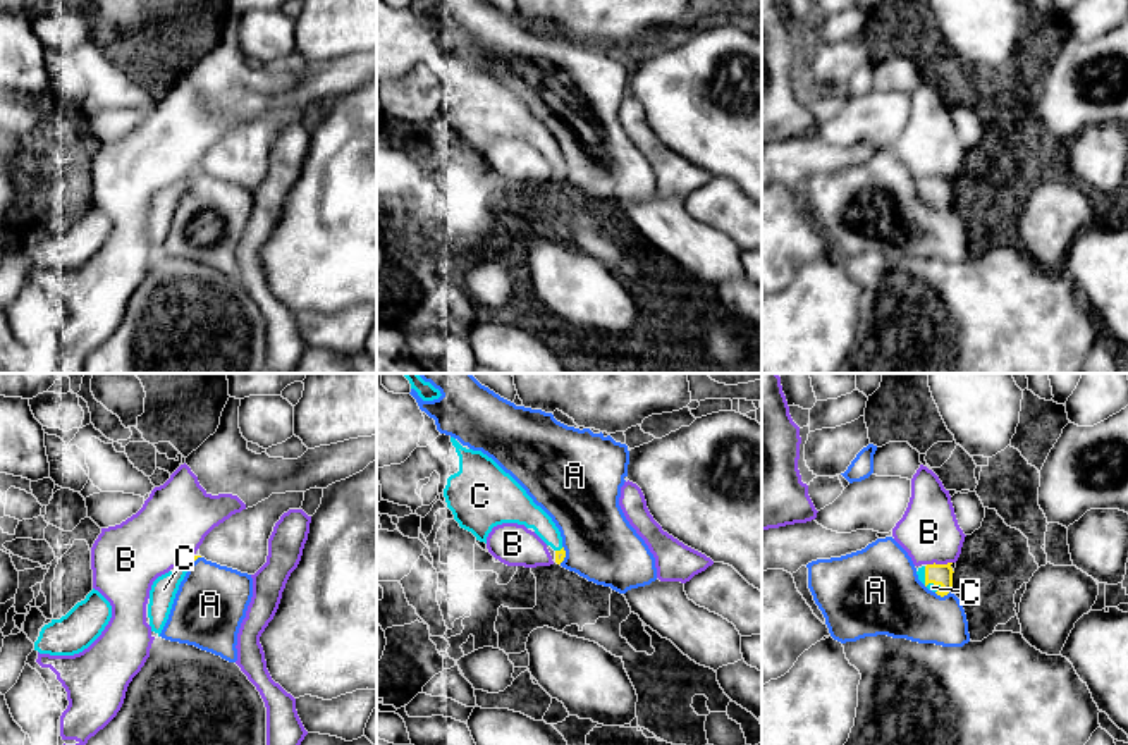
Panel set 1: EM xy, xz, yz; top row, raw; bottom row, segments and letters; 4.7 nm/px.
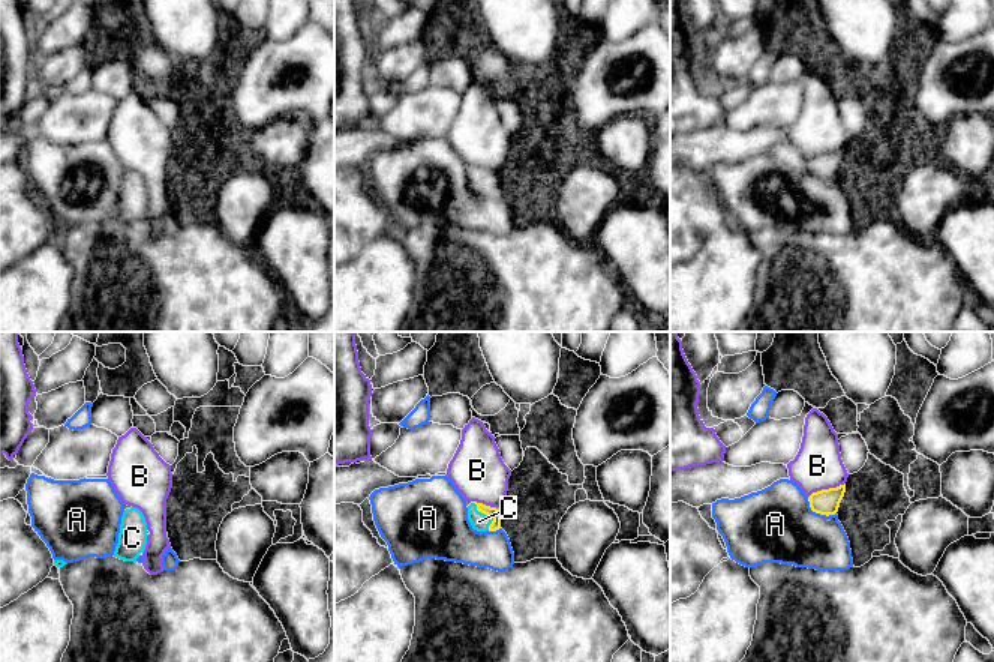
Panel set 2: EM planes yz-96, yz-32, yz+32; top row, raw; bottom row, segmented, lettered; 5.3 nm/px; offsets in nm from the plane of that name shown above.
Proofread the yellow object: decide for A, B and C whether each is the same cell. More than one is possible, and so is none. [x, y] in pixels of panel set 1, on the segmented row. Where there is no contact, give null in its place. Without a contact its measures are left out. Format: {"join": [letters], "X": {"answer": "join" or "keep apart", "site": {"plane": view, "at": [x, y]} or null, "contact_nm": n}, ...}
{"join": ["C"], "A": {"answer": "keep apart", "site": {"plane": "yz", "at": [943, 596]}, "contact_nm": 90}, "B": {"answer": "keep apart", "site": {"plane": "yz", "at": [939, 565]}, "contact_nm": 120}, "C": {"answer": "join", "site": {"plane": "yz", "at": [927, 584]}, "contact_nm": 140}}

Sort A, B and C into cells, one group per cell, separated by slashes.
A / B / C

